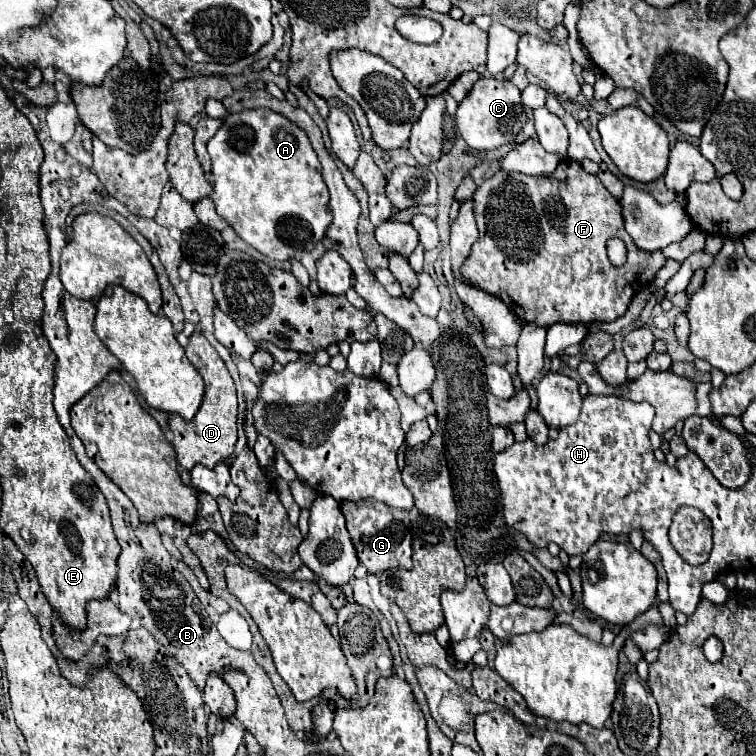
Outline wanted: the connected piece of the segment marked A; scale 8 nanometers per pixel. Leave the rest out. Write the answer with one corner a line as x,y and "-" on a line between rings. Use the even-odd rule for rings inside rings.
255,108
239,114
229,114
219,132
207,142
213,162
213,192
211,200
217,212
247,244
273,260
291,260
301,252
311,250
323,240
331,214
327,210
329,192
321,178
321,164
307,140
307,134
289,122
285,116
269,110

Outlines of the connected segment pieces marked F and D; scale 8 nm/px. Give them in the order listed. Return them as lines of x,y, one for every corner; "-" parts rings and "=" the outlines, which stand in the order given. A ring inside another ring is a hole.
563,158
557,170
549,176
523,176
497,172
485,180
473,194
475,218
479,228
479,240
473,244
471,254
465,258
461,272
471,286
505,300
511,310
527,324
551,326
557,322
589,324
611,322
613,316
623,316
637,288
645,288
655,280
655,274
663,268
663,252
643,252
635,248
635,242
627,234
621,216
621,204
601,184
599,176
587,174
579,162
-
609,238
621,238
627,246
627,264
615,268
605,250
=
193,334
189,338
189,346
185,348
189,362
199,370
205,380
205,396
199,412
191,422
185,422
179,414
169,414
169,430
173,432
173,448
177,452
177,462
183,470
191,472
195,464
215,466
225,462
235,452
237,442
237,394
233,378
227,372
225,362
219,358
215,348
203,338
203,334

